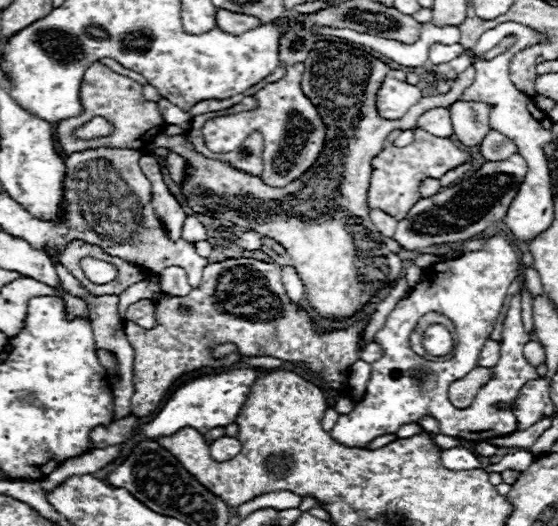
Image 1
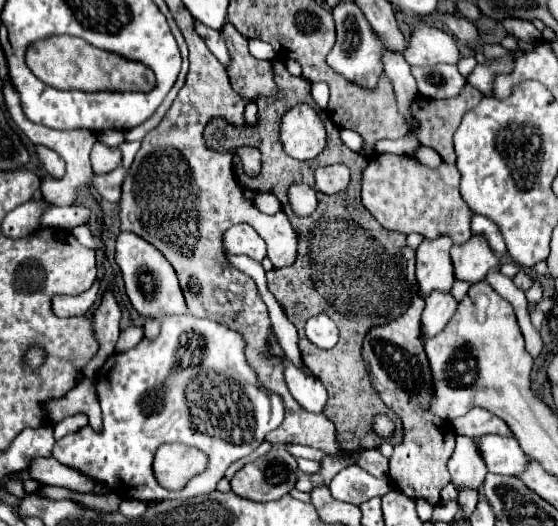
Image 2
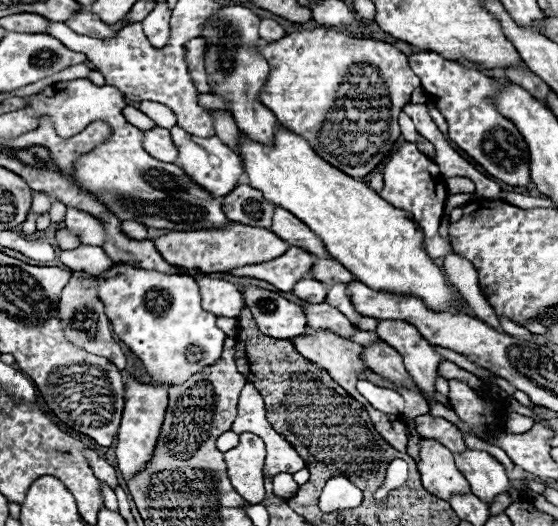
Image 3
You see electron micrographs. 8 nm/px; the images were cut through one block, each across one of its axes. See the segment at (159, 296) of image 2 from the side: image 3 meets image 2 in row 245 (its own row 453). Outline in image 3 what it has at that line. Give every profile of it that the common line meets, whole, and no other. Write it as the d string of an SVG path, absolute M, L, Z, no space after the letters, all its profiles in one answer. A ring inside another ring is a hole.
M134 378L128 380L126 384L126 392L124 392L124 414L122 414L122 422L120 422L120 430L118 430L118 444L116 444L116 458L118 458L118 468L122 472L122 476L128 480L132 476L132 472L142 470L146 466L146 460L150 460L152 452L154 452L154 444L158 440L158 432L164 420L164 412L166 412L166 386L154 386L154 384L142 384Z

